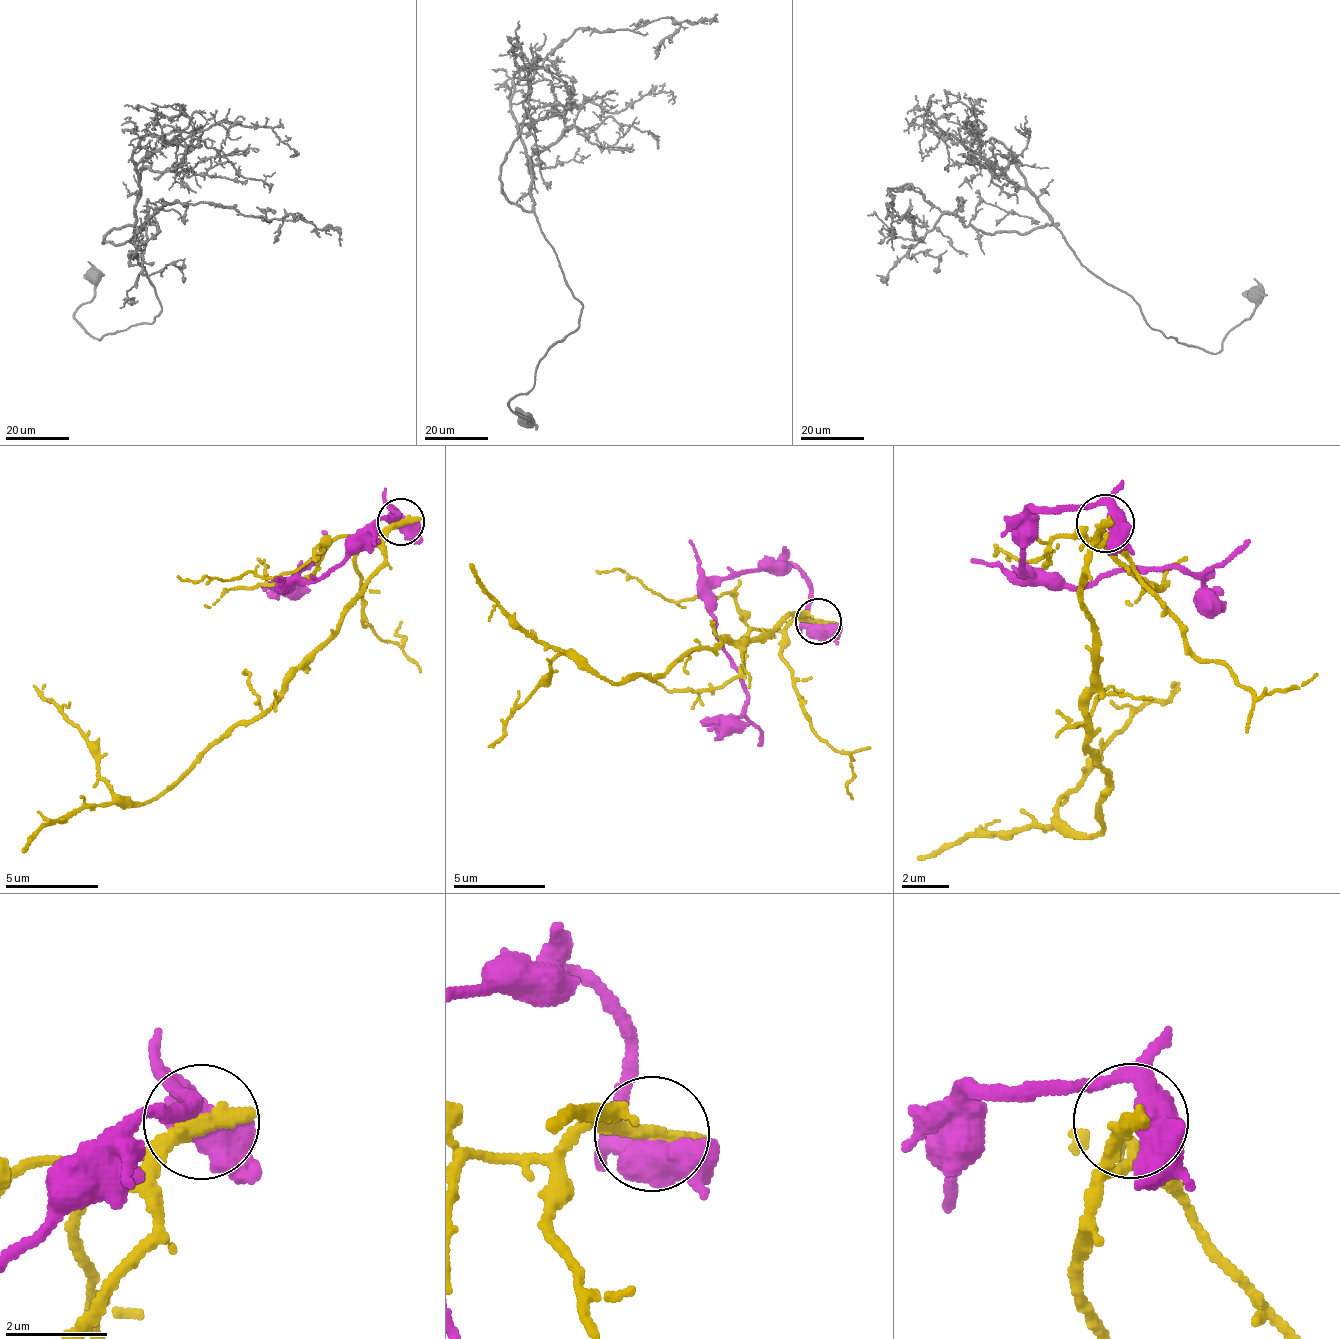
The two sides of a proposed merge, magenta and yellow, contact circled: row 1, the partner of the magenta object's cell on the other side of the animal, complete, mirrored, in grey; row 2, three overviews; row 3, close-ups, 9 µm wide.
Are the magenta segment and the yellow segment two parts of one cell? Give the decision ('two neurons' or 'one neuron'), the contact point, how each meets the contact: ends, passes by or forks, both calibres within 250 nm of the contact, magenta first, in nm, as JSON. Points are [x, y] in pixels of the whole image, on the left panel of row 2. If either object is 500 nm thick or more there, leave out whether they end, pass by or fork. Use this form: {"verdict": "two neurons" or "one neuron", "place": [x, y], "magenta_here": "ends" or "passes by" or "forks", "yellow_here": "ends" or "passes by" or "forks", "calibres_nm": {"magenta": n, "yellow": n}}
{"verdict": "two neurons", "place": [401, 522], "calibres_nm": {"magenta": 550, "yellow": 400}}

